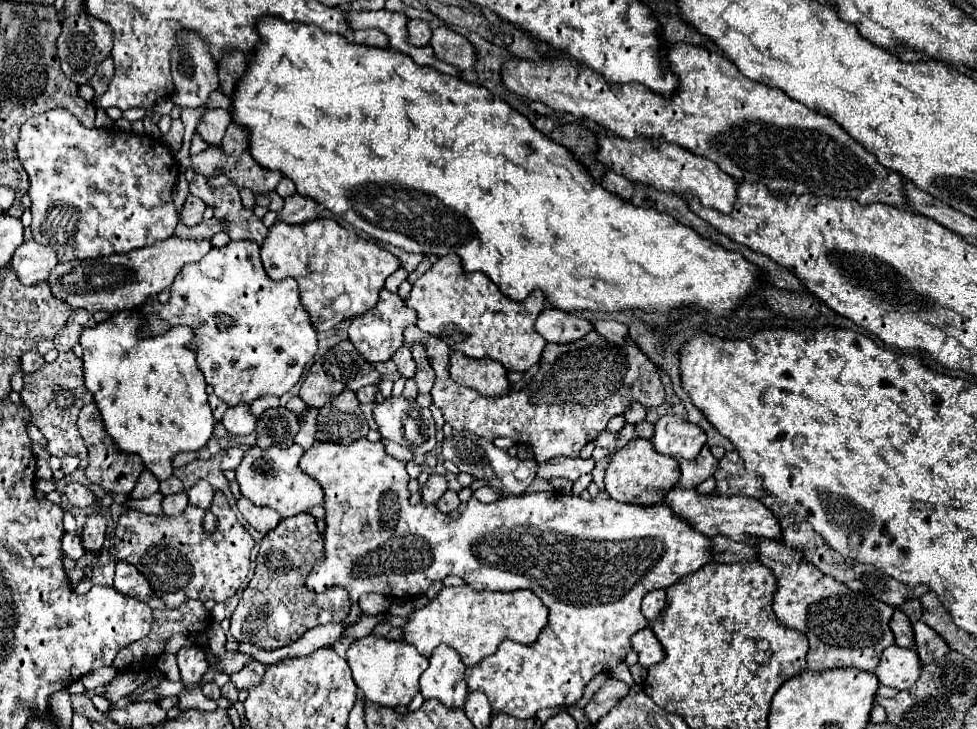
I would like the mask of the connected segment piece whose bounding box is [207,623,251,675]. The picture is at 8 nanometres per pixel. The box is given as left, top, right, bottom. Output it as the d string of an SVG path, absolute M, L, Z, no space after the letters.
M211 623L211 645L207 645L209 649L209 667L219 671L219 673L227 673L227 675L233 675L235 671L241 671L241 667L251 659L249 655L245 653L239 653L239 651L227 651L225 649L225 631L221 629L219 623Z

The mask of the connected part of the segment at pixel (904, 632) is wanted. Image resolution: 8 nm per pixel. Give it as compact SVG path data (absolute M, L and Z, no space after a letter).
M895 611L889 627L891 627L891 631L895 635L895 643L899 647L907 647L907 649L913 647L913 627L911 627L911 621L907 619L905 613Z

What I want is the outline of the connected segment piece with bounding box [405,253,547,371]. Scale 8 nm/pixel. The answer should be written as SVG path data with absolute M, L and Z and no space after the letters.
M445 255L439 257L437 263L413 283L413 289L405 301L411 309L417 311L417 327L433 333L441 339L447 339L453 347L453 351L461 351L463 355L469 357L489 357L495 359L499 363L503 363L503 367L507 371L527 371L531 369L535 363L539 363L541 353L547 345L547 341L535 333L533 323L537 319L537 315L543 311L545 307L545 297L541 291L533 291L525 301L511 301L509 297L505 297L497 285L483 273L467 273L461 267L461 259L457 259L457 255Z

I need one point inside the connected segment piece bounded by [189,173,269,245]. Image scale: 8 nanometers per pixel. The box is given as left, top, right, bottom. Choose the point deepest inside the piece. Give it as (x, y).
(243, 224)

